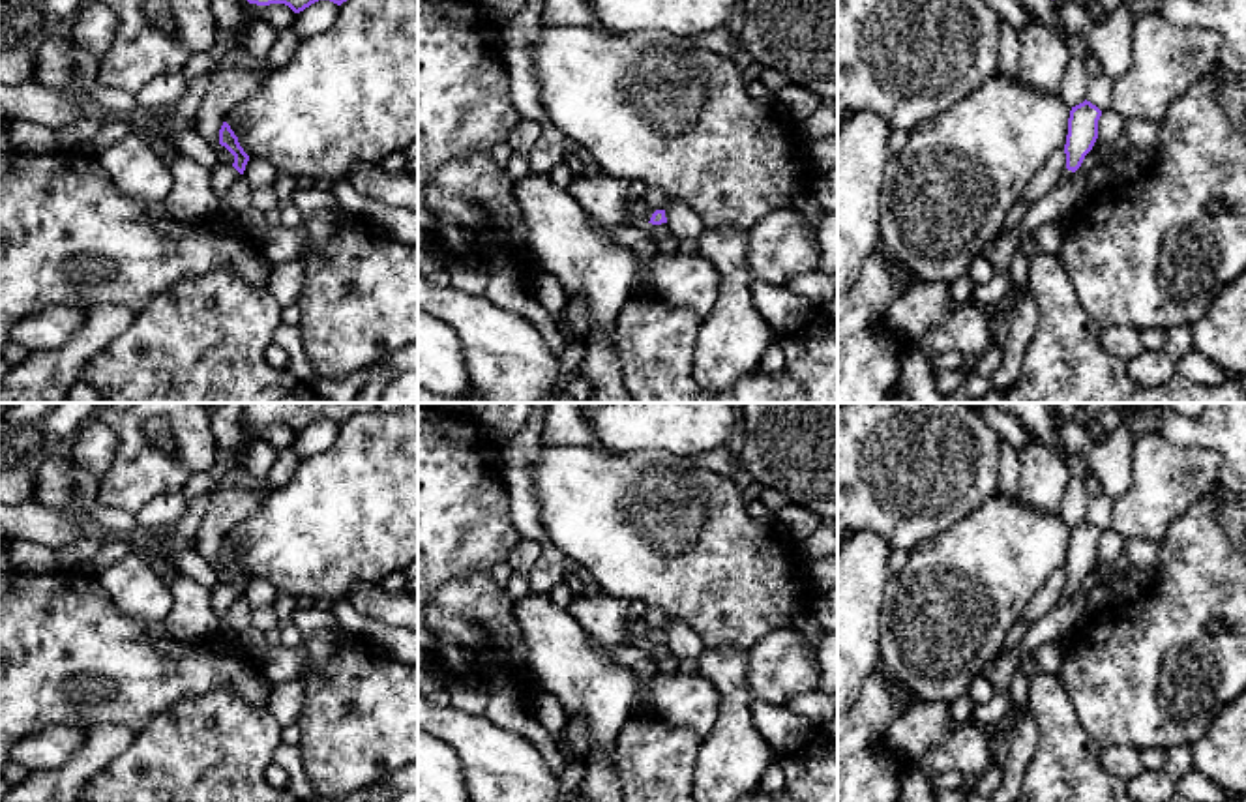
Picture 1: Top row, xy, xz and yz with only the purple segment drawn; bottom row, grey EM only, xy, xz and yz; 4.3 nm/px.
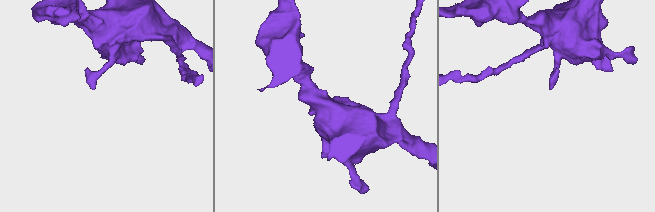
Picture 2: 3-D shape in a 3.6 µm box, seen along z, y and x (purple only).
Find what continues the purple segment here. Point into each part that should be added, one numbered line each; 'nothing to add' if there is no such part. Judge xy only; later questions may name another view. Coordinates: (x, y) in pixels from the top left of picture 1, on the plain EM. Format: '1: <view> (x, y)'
1: xy (223, 596)

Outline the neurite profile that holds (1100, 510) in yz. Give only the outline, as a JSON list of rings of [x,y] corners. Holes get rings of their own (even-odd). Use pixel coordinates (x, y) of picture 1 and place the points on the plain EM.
[[[1104,493],[1100,497],[1096,497],[1096,498],[1090,498],[1089,506],[1087,506],[1087,521],[1096,525],[1100,530],[1111,528],[1113,498],[1109,498]]]

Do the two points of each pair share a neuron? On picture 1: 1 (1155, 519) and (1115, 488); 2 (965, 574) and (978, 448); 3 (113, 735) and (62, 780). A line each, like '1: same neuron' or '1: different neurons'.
1: different neurons
2: different neurons
3: same neuron

